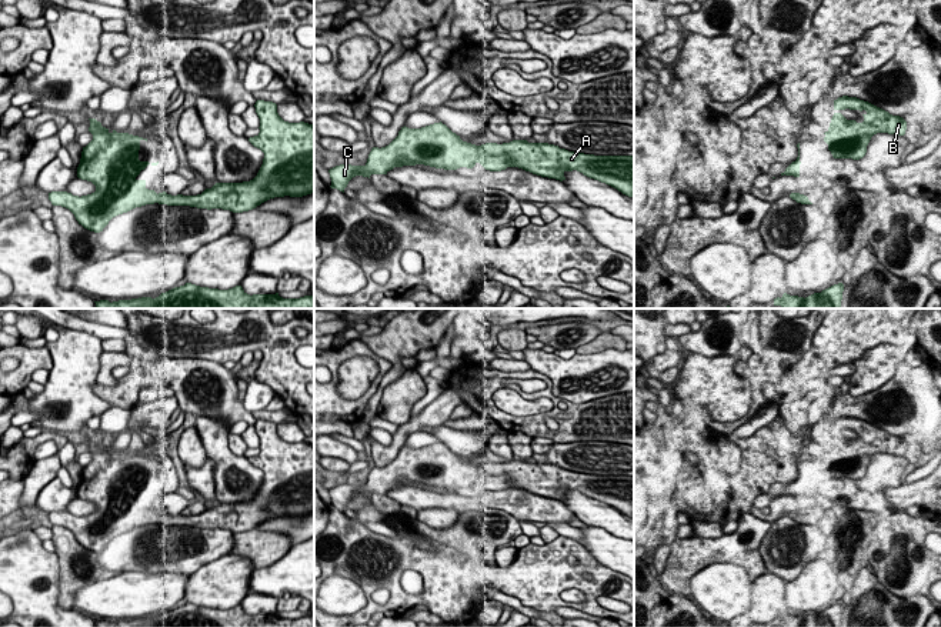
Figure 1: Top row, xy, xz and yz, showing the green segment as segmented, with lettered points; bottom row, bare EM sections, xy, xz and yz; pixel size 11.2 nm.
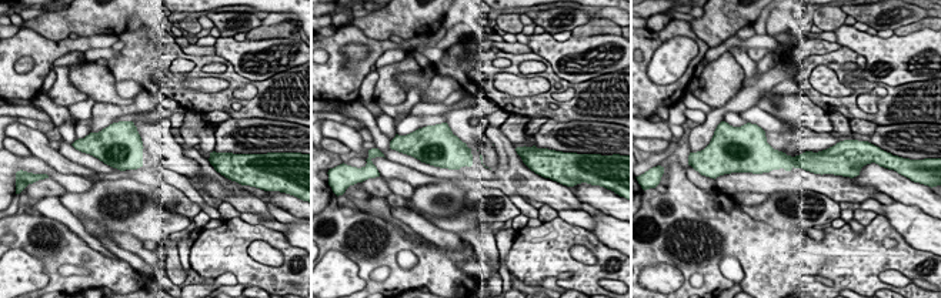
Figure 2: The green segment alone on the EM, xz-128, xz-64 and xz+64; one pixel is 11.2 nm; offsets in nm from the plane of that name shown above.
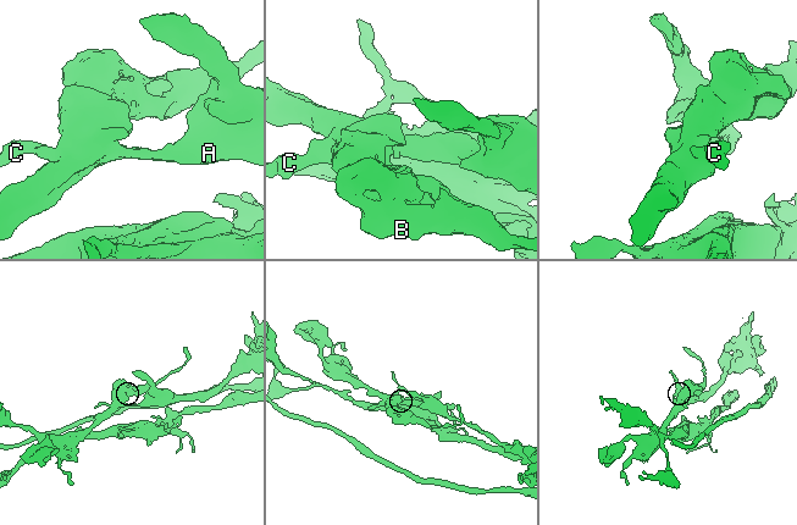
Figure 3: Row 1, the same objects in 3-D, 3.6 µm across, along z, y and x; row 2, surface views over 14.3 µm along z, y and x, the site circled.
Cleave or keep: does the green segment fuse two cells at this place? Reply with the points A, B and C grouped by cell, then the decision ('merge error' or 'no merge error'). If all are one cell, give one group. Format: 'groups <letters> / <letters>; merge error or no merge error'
groups A B C; no merge error

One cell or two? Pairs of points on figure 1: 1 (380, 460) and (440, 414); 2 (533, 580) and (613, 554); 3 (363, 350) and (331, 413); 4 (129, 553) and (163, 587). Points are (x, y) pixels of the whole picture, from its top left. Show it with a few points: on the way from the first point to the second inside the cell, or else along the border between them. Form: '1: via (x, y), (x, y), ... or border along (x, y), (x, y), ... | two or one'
1: via (396, 444), (411, 426), (424, 419) | one
2: border along (579, 543), (601, 564), (619, 573) | two
3: via (344, 354), (334, 364), (331, 394) | one
4: border along (122, 572), (183, 573) | two

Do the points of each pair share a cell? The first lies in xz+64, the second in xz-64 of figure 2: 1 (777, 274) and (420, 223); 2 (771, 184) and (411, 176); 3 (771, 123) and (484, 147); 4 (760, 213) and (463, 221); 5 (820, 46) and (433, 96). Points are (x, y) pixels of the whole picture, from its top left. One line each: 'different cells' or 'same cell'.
1: different cells
2: same cell
3: same cell
4: same cell
5: same cell

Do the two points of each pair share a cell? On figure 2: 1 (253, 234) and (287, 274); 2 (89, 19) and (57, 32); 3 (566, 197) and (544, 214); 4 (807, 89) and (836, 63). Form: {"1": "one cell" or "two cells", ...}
{"1": "one cell", "2": "one cell", "3": "two cells", "4": "one cell"}

